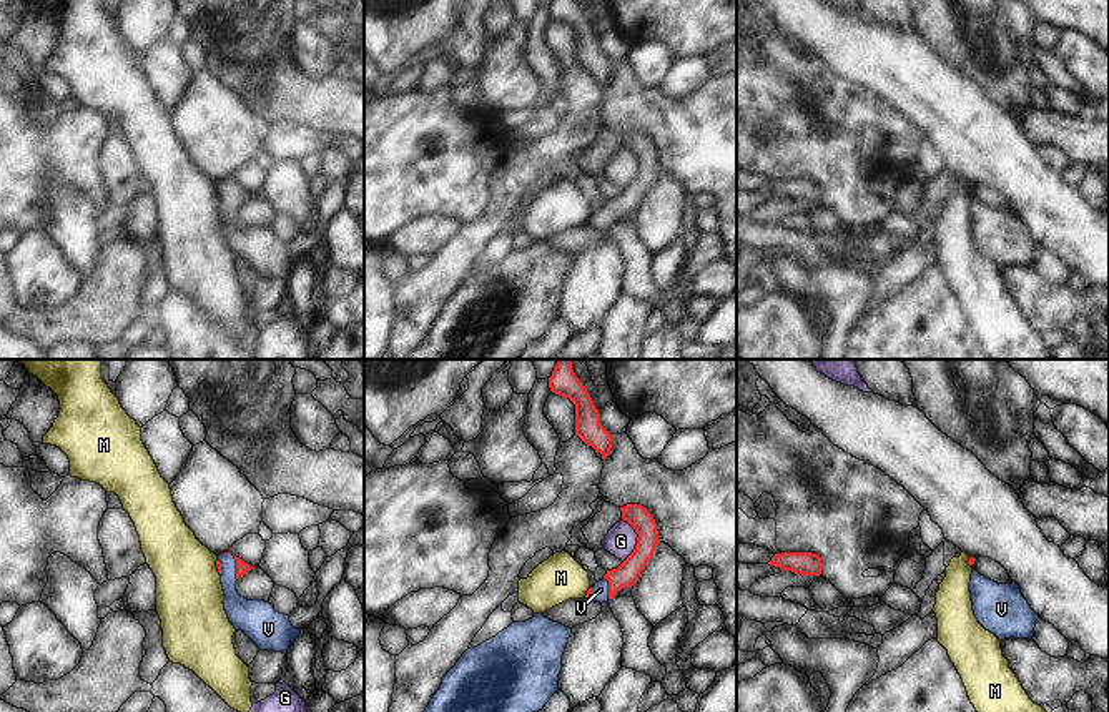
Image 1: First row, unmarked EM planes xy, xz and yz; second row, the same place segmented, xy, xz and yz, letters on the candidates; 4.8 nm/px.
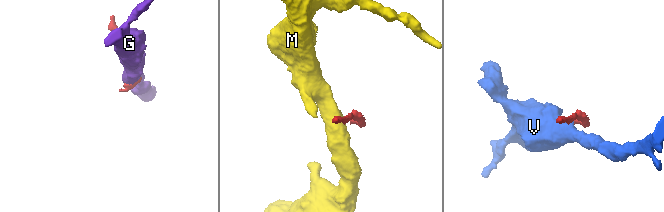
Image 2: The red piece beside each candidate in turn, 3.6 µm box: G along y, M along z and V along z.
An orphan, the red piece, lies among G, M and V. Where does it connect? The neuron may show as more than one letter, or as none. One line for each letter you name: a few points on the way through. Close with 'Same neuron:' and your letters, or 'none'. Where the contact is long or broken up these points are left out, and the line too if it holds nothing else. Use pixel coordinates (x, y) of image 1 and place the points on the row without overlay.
V: Path across: xy (241, 195), (236, 192), (230, 222), (243, 242)
Same neuron: V

